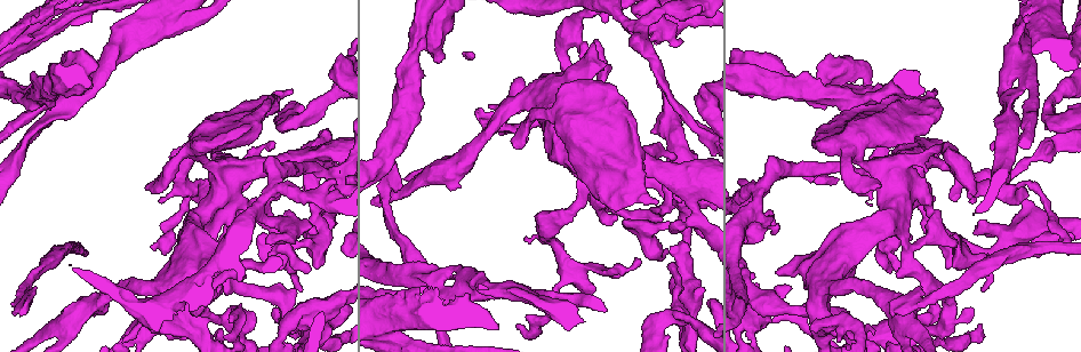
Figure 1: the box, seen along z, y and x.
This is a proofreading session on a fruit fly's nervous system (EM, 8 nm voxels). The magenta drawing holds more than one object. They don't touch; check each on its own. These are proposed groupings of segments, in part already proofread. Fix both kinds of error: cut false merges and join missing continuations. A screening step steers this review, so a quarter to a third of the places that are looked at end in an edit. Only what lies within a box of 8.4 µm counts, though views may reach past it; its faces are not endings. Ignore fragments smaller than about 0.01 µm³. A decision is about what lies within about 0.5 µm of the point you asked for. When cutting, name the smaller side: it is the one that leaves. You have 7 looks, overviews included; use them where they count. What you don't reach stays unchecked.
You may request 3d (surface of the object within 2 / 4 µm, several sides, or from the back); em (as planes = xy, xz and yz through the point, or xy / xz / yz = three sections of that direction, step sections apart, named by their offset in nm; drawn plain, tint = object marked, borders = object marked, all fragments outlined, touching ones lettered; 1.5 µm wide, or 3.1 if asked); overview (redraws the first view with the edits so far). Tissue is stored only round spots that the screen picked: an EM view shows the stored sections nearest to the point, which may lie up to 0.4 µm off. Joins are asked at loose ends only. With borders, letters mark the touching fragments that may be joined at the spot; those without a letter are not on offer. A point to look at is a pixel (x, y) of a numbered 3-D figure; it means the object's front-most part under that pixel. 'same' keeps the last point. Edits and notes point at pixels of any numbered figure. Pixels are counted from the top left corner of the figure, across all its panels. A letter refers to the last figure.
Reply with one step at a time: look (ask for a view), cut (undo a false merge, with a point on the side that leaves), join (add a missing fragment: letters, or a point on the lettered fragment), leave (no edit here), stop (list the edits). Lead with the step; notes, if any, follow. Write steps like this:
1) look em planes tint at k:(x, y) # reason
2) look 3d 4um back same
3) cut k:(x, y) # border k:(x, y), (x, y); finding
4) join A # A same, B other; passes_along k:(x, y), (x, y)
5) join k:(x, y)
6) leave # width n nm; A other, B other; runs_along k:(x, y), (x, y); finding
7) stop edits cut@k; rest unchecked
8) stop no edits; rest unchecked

look em xz step 4 tint at 1:(122, 53) # three-way junction

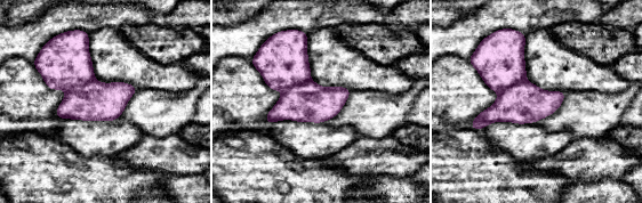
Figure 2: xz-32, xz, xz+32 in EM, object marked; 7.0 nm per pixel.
look em planes borders same # another direction

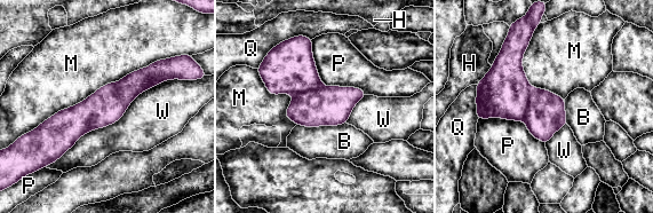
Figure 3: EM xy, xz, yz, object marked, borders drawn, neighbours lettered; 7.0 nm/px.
cut 3:(546, 115) # width 260 nm; B other, H other, M other, P other, Q other, W other; part_leaving 3:(165, 76), (65, 127), (41, 127); two cells meet here

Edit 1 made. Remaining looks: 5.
look 3d 4um at 1:(144, 188) # free end

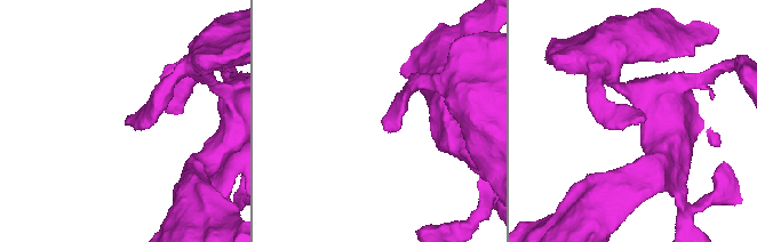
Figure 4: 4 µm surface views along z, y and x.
look em xy step 8 borders at 4:(128, 123) # shape alone is not enough

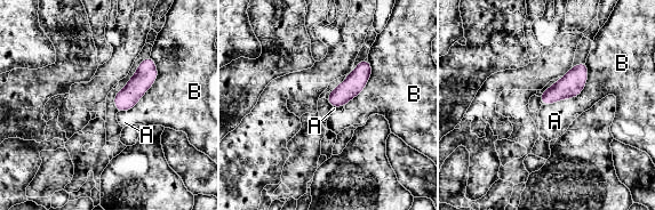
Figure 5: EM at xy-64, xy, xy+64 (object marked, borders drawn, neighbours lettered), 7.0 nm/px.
leave # A other, B other; runs_along 5:(149, 61), (145, 77), (121, 108); no lettered fragment goes on from it

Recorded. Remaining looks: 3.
stop edits cut@3; rest unchecked

